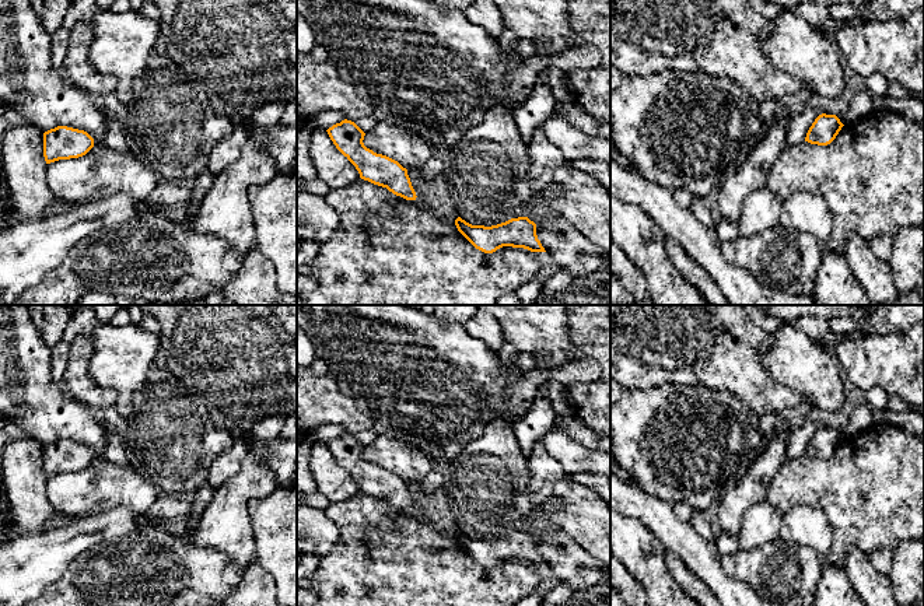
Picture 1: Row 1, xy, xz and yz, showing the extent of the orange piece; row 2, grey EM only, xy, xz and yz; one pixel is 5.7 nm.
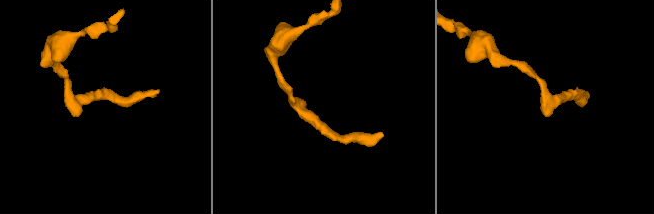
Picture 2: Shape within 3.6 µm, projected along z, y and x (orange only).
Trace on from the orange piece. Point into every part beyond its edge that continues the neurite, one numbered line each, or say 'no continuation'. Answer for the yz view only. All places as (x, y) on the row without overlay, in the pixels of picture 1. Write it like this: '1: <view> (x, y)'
no continuation

